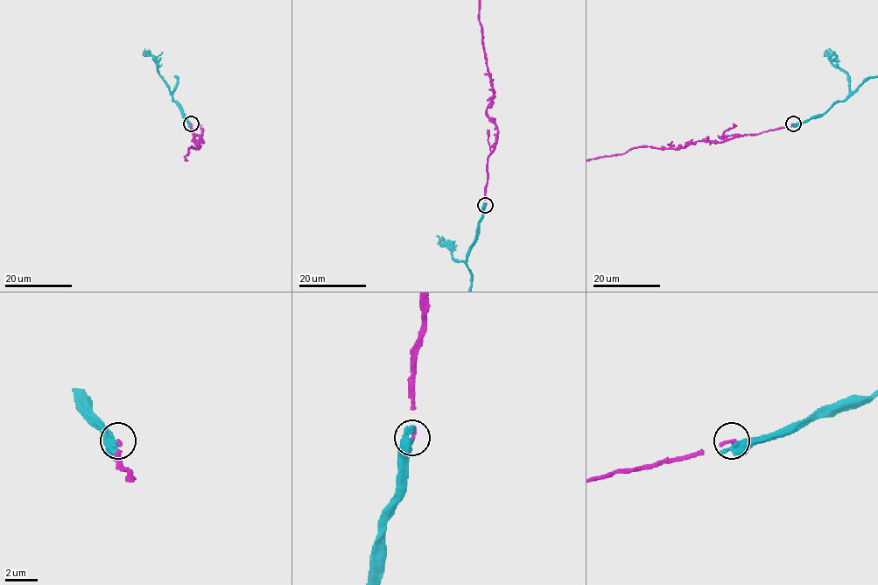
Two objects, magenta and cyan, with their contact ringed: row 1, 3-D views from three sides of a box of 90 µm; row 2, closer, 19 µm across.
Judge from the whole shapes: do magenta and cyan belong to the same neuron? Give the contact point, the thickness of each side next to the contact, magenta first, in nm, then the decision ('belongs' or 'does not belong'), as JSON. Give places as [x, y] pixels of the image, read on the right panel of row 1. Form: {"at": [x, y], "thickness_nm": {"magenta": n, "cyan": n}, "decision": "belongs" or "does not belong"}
{"at": [793, 123], "thickness_nm": {"magenta": 200, "cyan": 400}, "decision": "does not belong"}

